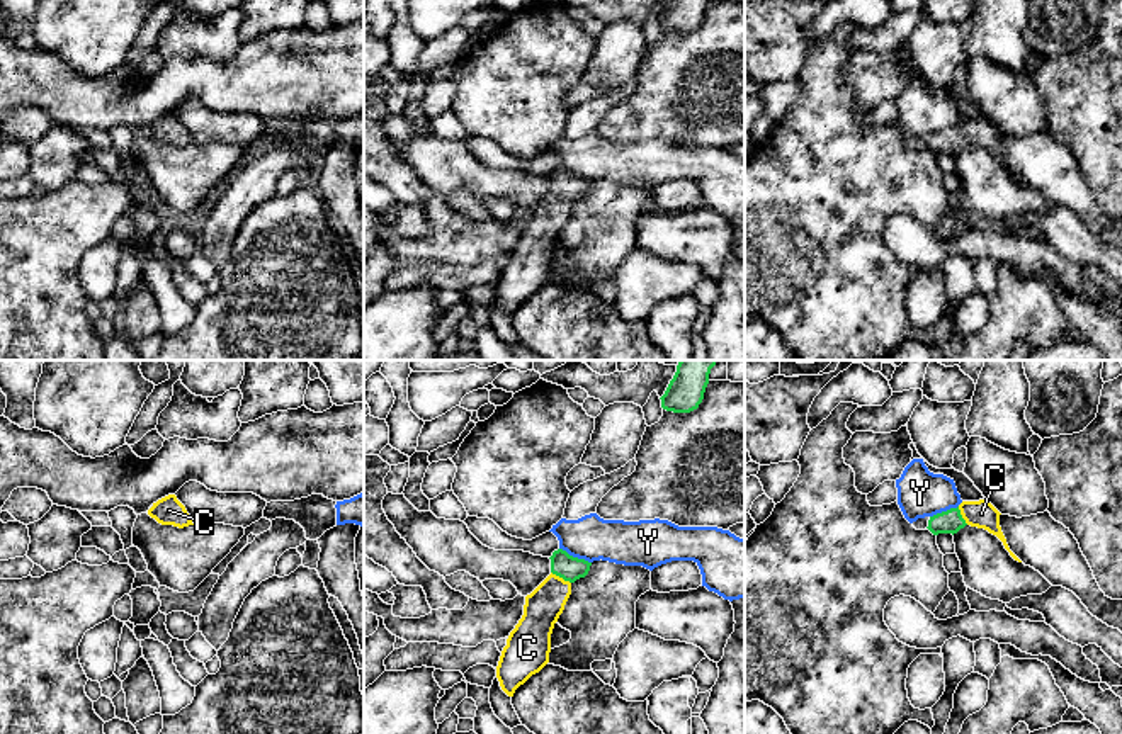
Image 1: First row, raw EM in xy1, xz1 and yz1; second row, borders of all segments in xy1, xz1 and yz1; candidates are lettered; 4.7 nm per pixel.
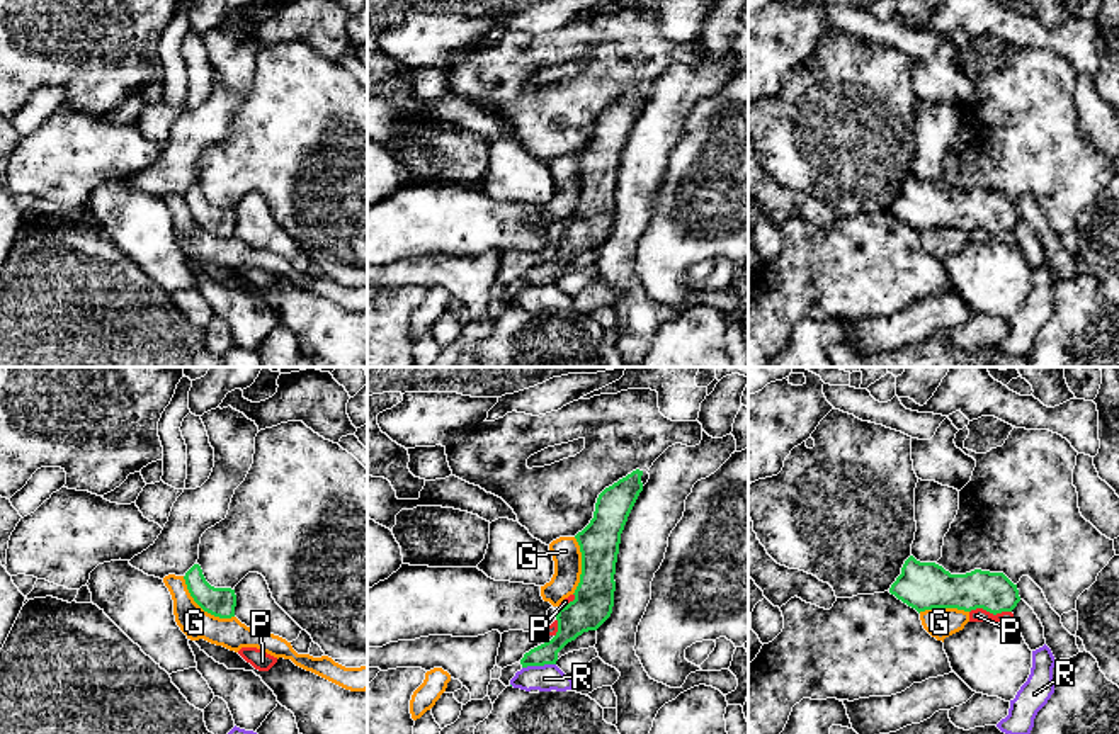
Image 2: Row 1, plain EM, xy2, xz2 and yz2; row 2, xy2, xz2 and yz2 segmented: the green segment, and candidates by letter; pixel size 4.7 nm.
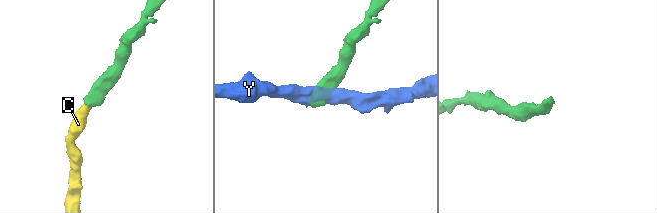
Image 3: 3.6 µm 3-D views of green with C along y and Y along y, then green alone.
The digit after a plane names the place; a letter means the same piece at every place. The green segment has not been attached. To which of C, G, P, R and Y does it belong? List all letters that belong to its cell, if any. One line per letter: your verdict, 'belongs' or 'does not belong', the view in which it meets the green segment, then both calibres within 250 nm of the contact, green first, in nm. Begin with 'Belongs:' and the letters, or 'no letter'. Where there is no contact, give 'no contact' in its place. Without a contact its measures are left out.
Belongs: C
C: belongs; contact in xz1; calibres 120 and 180 nm
G: does not belong; contact in xy2; calibres 140 and 150 nm
P: does not belong; contact in yz2; calibres 190 and 60 nm
R: does not belong; contact in xz2; calibres 130 and 130 nm
Y: does not belong; contact in xz1; calibres 120 and 220 nm

